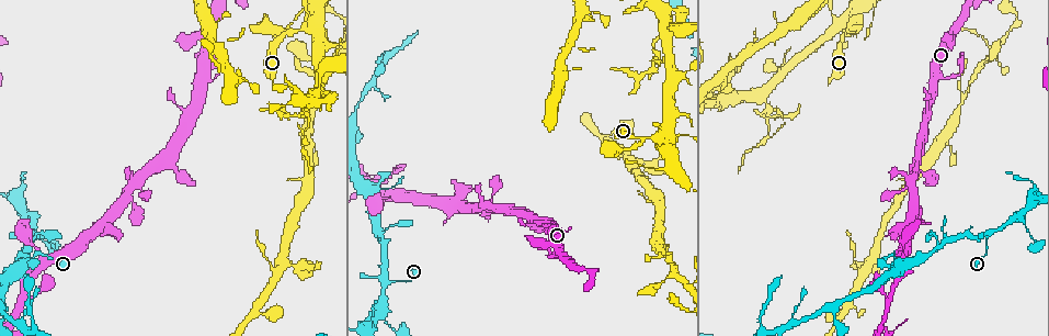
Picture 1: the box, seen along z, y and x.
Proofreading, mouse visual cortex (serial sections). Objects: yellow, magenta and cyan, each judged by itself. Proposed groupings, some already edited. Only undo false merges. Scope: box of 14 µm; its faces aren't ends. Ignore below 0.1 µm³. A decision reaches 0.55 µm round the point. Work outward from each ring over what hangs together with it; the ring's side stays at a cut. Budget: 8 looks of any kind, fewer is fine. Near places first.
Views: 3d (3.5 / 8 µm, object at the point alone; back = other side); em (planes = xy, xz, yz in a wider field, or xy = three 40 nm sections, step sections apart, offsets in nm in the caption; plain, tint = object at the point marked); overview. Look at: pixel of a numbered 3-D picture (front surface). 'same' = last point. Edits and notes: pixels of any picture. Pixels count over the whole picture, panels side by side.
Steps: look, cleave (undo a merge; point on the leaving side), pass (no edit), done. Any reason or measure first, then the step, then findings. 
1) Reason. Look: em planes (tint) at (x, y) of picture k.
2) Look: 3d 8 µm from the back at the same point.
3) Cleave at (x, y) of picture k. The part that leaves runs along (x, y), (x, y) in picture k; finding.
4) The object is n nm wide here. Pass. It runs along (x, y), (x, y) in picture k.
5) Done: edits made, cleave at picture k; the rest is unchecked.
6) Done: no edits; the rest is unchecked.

Thin neck. Look: 3d 3.5 µm at (959, 74) of picture 1.

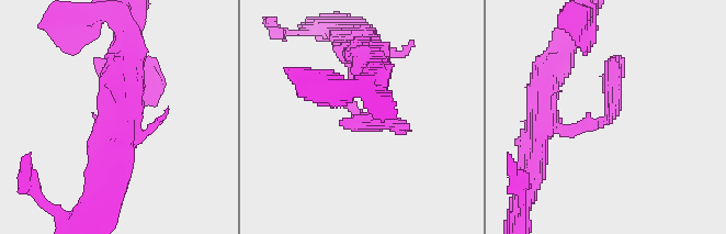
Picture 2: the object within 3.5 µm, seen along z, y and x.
Look: em xy step 2 (tint) at (605, 119) of picture 2.

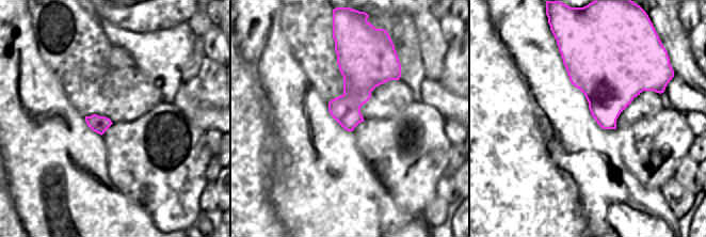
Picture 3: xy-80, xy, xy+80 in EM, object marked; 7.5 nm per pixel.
Look: em xy step 1 (tint) at the same point.

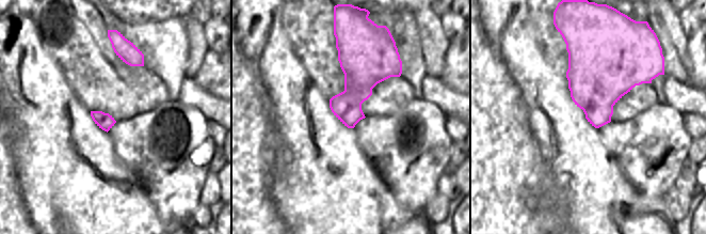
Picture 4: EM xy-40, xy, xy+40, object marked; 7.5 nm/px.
Pass. It runs along (542, 125), (603, 122), (612, 58) in picture 2; all the same cell.

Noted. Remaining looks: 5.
Abrupt turn. Look: 3d 3.5 µm at (839, 26) of picture 1.

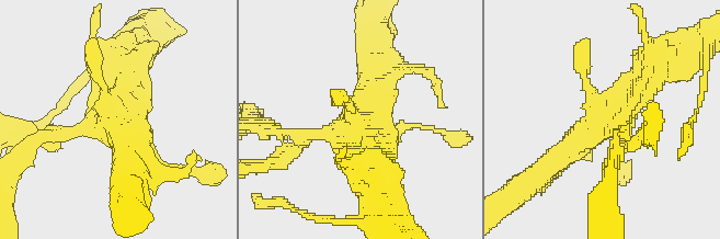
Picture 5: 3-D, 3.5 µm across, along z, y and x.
Now the EM. Look: em xy step 1 (tint) at (347, 127) of picture 5.

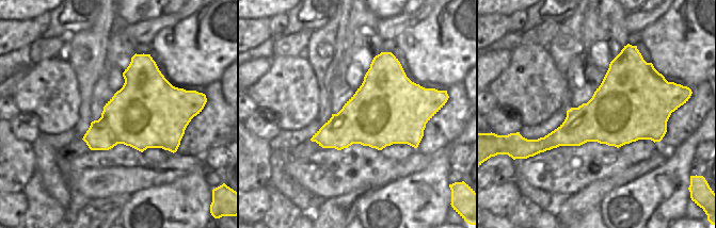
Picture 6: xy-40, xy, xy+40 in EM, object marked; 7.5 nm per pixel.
The object is 550 nm wide here. Pass. It runs along (284, 133), (341, 133), (372, 74) in picture 5; continuous, no second cell.

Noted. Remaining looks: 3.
Look: 3d 8 µm at (390, 280) of picture 1.

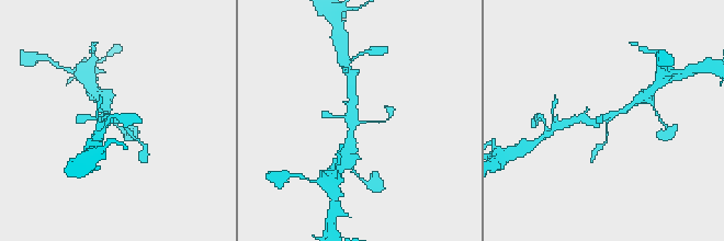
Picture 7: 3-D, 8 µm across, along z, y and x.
Look: 3d 3.5 µm at (358, 123) of picture 7.

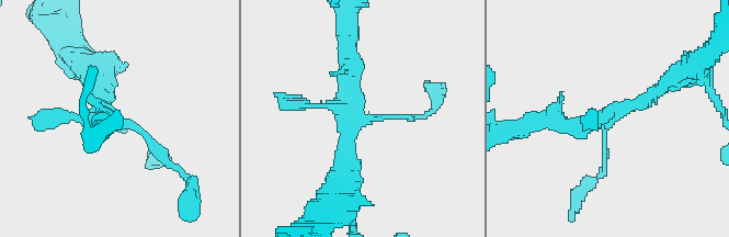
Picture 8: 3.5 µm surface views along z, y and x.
Now the EM. Look: em xy step 3 (tint) at (359, 117) of picture 8.

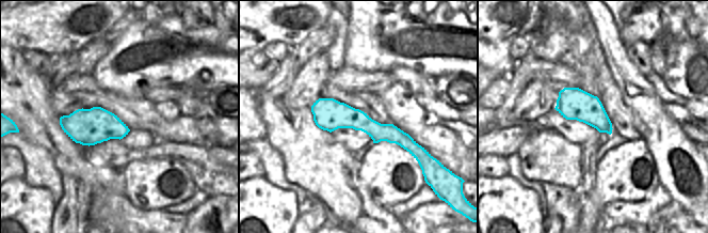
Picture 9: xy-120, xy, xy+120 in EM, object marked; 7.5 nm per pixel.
Pass. It runs along (314, 108), (396, 135), (419, 155) in picture 9; all the same cell.

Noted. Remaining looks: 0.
Done: no edits; the rest is unchecked.

